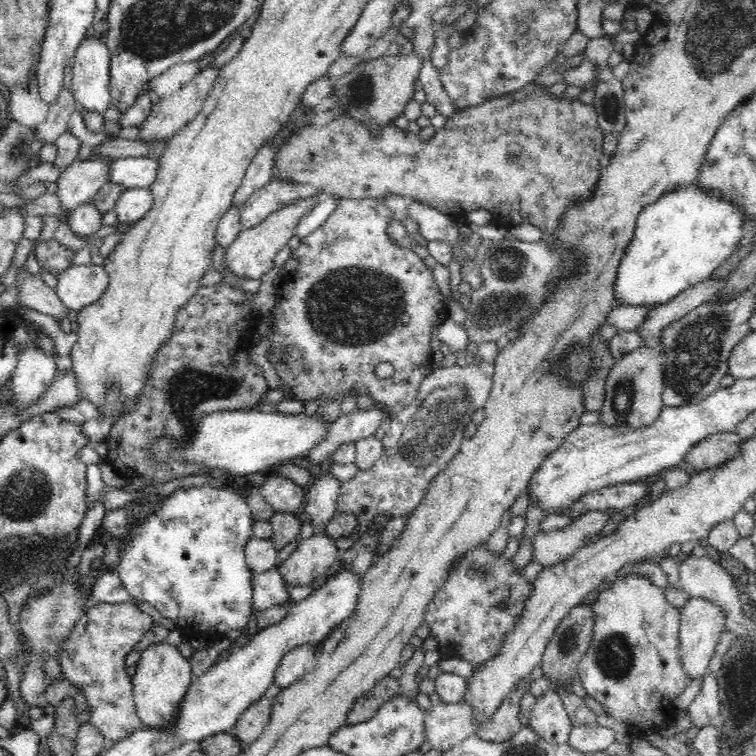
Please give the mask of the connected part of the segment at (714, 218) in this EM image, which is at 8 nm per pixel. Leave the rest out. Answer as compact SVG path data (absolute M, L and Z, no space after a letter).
M697 185L681 187L660 196L652 205L646 206L638 216L635 234L624 252L616 282L615 298L620 305L658 306L670 302L688 286L698 285L708 279L720 264L725 262L743 238L744 213L742 207L726 201L720 193L704 193Z

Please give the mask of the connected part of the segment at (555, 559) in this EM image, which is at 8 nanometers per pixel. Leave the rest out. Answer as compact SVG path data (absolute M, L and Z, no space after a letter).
M590 511L563 529L538 531L532 539L534 556L530 562L537 561L542 568L562 562L582 547L588 537L599 534L616 511Z

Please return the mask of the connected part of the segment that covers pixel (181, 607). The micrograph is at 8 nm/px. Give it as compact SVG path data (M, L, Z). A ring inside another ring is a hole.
M202 485L176 489L160 499L156 512L142 520L133 520L127 507L107 511L101 526L112 537L118 537L124 545L116 571L132 599L148 602L162 616L170 618L186 640L205 636L205 640L212 644L227 638L226 634L230 630L245 631L250 616L255 612L252 606L254 571L248 566L244 552L246 543L253 537L254 521L246 499L233 487Z

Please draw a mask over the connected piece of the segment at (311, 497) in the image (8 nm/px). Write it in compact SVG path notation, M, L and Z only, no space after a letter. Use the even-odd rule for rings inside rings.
M329 472L312 484L305 494L305 504L301 509L303 518L308 518L315 531L324 531L328 522L337 513L336 502L340 496L342 483Z

